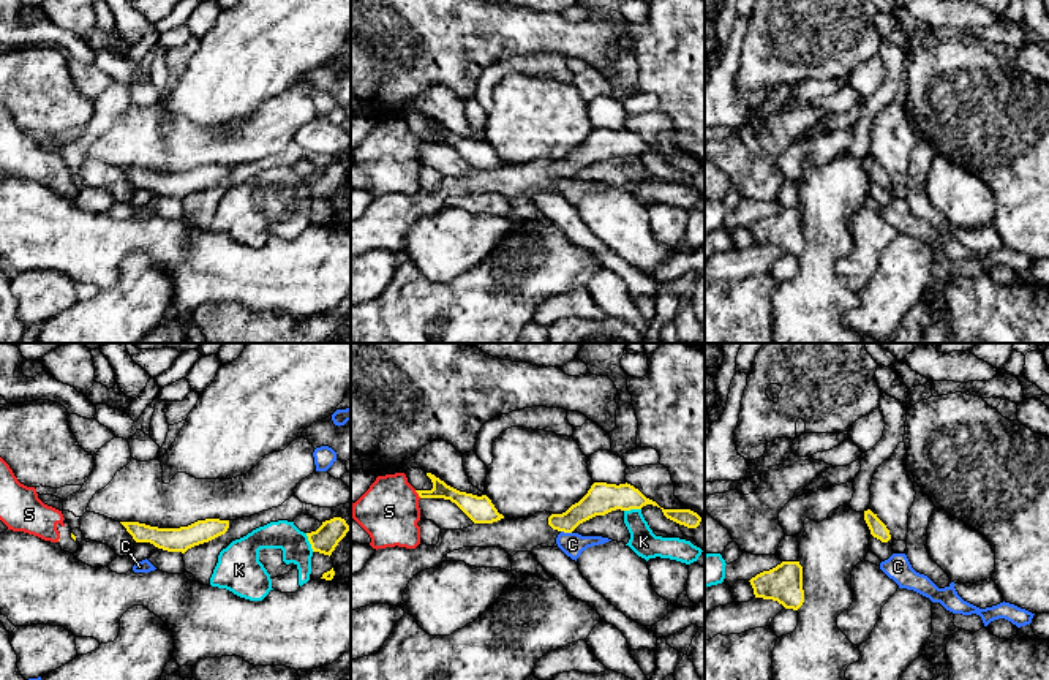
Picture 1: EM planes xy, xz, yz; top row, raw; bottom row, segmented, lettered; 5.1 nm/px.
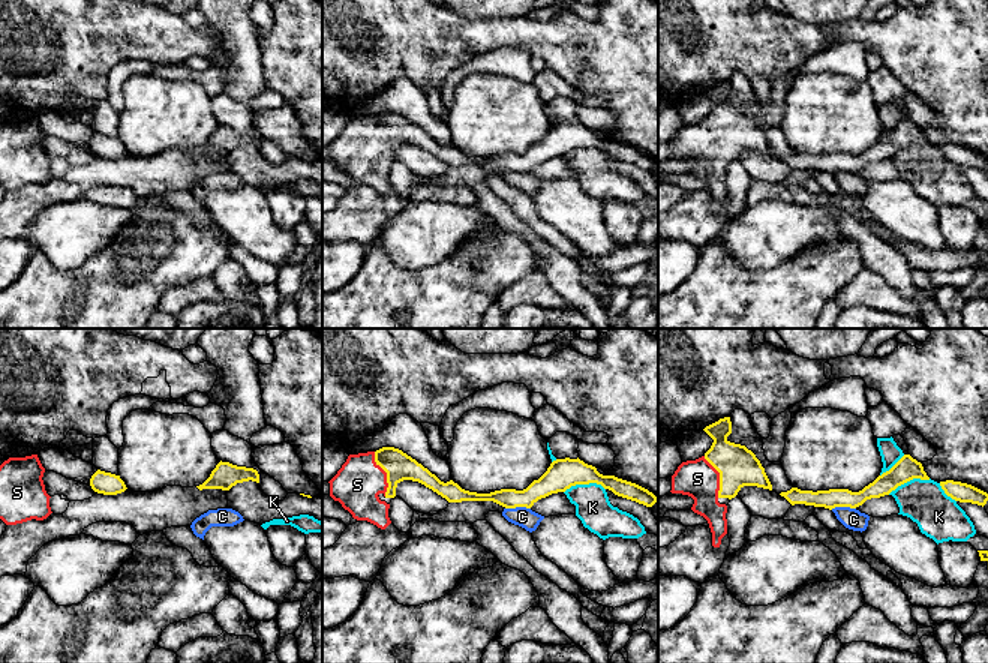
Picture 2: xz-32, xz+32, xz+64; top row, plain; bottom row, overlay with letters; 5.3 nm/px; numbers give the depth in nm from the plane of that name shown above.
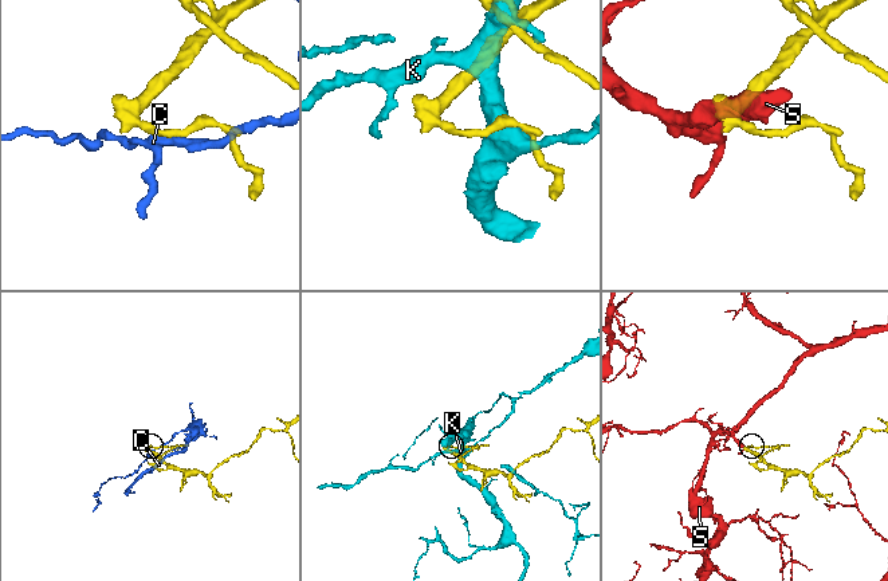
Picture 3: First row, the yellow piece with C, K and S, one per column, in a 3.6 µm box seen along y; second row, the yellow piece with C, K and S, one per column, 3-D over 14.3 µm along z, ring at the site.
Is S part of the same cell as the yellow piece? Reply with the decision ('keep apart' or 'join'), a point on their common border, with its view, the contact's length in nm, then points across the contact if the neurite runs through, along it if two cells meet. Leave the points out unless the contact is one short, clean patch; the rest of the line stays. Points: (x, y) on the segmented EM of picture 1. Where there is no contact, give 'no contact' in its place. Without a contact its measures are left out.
join | xz (417, 492) | 50 nm | across xz (465, 502), (452, 494), (417, 492), (402, 498), (389, 511)

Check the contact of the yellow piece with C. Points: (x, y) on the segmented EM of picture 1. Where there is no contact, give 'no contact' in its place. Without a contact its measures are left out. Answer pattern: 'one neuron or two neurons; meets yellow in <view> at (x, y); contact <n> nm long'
two neurons; meets yellow in xz at (566, 532); contact 60 nm long

